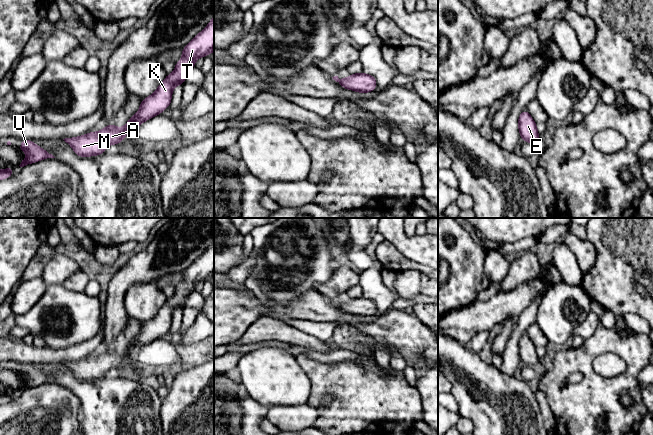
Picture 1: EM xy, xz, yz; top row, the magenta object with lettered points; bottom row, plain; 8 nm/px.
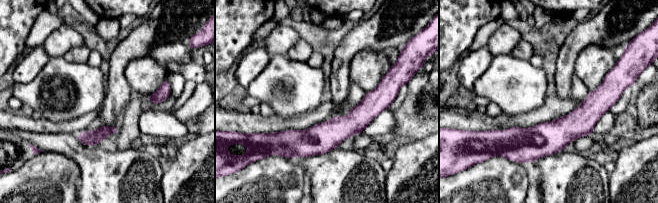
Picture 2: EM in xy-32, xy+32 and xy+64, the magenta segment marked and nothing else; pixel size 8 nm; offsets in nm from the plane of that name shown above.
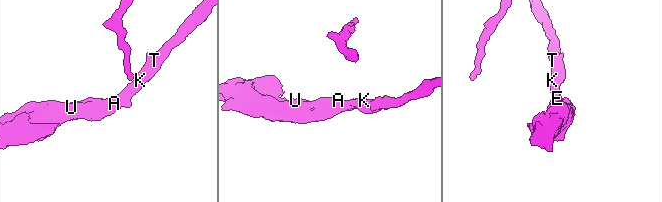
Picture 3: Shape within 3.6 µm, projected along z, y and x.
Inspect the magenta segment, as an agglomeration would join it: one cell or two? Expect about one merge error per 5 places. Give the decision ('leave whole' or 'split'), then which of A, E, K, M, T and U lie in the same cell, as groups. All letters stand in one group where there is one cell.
leave whole; A E K M T U

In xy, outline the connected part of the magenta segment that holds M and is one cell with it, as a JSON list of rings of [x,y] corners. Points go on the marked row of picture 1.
[[[214,16],[209,24],[182,49],[182,58],[174,65],[174,72],[167,74],[155,92],[142,100],[138,112],[125,126],[117,128],[113,123],[98,132],[89,132],[63,140],[72,147],[77,156],[90,157],[103,154],[108,146],[118,145],[131,128],[137,129],[143,122],[161,114],[169,107],[174,87],[185,83],[187,72],[195,67],[198,58],[212,52],[214,52]]]

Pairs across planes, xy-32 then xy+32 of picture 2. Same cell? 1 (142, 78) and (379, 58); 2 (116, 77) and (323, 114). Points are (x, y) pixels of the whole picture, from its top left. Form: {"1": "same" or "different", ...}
{"1": "same", "2": "different"}

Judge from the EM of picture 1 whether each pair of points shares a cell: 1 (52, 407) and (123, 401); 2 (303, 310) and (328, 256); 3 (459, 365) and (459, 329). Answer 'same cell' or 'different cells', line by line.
1: different cells
2: different cells
3: different cells

